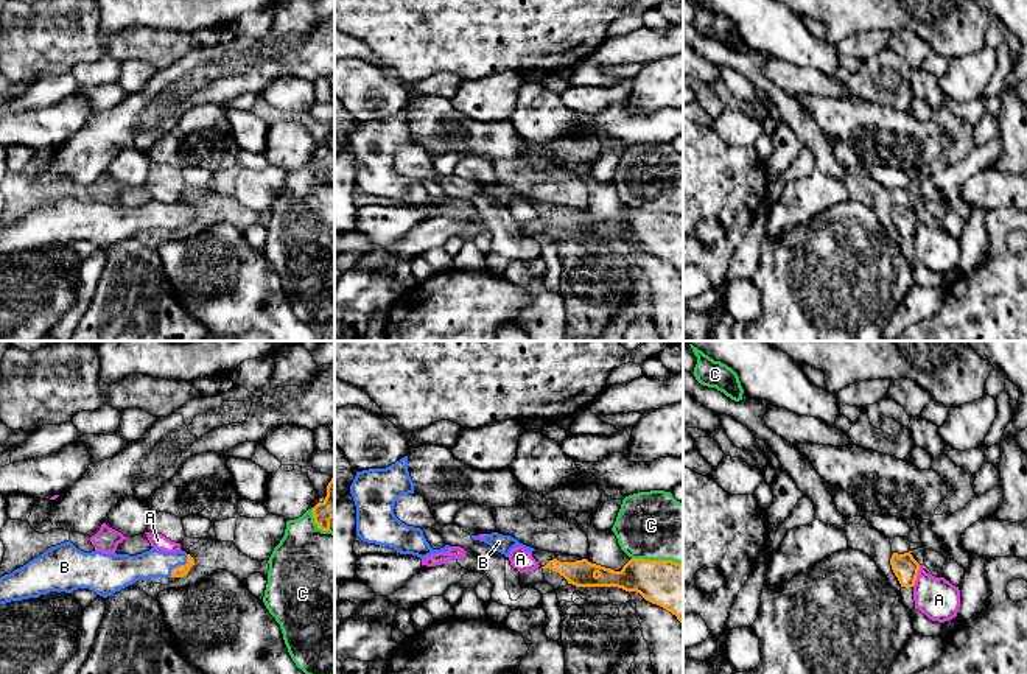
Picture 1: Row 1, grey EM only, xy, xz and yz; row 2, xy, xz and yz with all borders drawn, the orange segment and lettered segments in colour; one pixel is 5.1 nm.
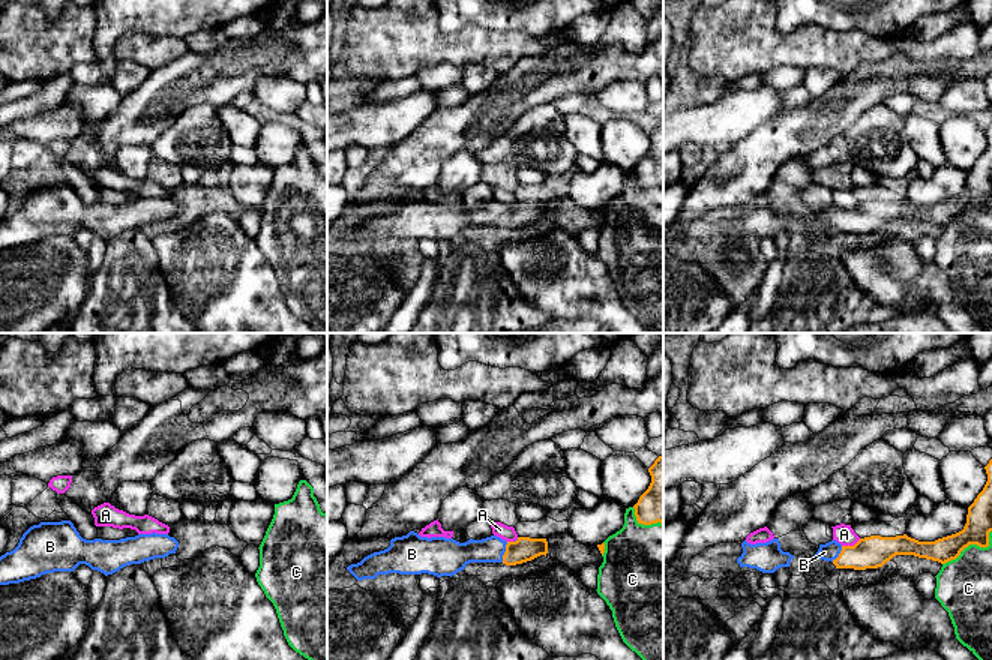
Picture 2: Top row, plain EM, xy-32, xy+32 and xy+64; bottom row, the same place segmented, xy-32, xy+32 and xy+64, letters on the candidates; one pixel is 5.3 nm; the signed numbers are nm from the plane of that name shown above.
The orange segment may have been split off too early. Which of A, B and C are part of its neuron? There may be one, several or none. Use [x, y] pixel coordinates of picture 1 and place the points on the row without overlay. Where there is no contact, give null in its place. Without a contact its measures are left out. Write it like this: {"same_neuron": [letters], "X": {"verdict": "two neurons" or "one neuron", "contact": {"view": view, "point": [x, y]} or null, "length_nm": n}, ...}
{"same_neuron": ["B"], "A": {"verdict": "two neurons", "contact": {"view": "yz", "point": [917, 226]}, "length_nm": 120}, "B": {"verdict": "one neuron", "contact": {"view": "xy", "point": [179, 217]}, "length_nm": 150}, "C": {"verdict": "two neurons", "contact": {"view": "xz", "point": [657, 212]}, "length_nm": 260}}

